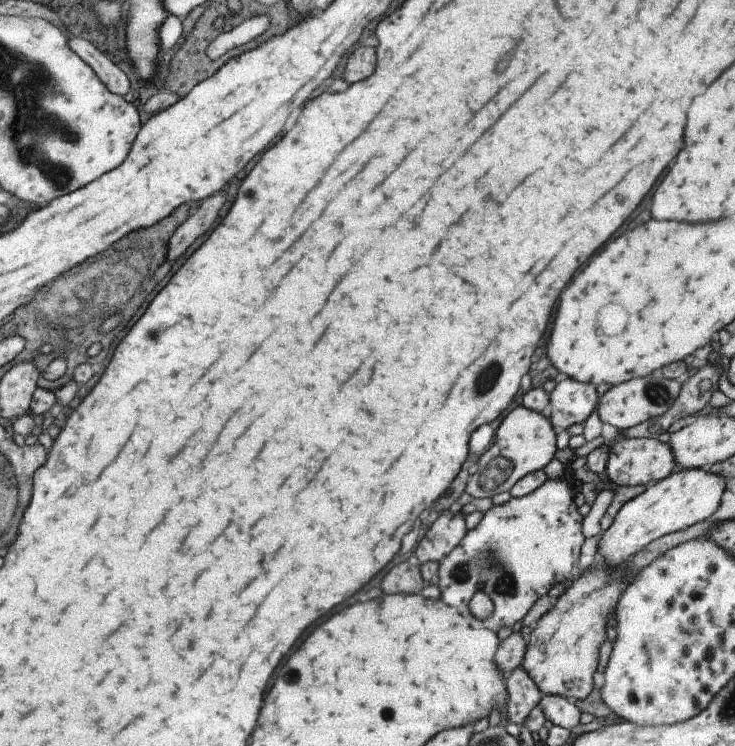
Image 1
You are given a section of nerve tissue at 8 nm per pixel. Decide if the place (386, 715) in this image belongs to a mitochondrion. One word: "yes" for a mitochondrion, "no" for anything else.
yes

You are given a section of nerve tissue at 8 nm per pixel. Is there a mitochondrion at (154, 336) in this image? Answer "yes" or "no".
yes

